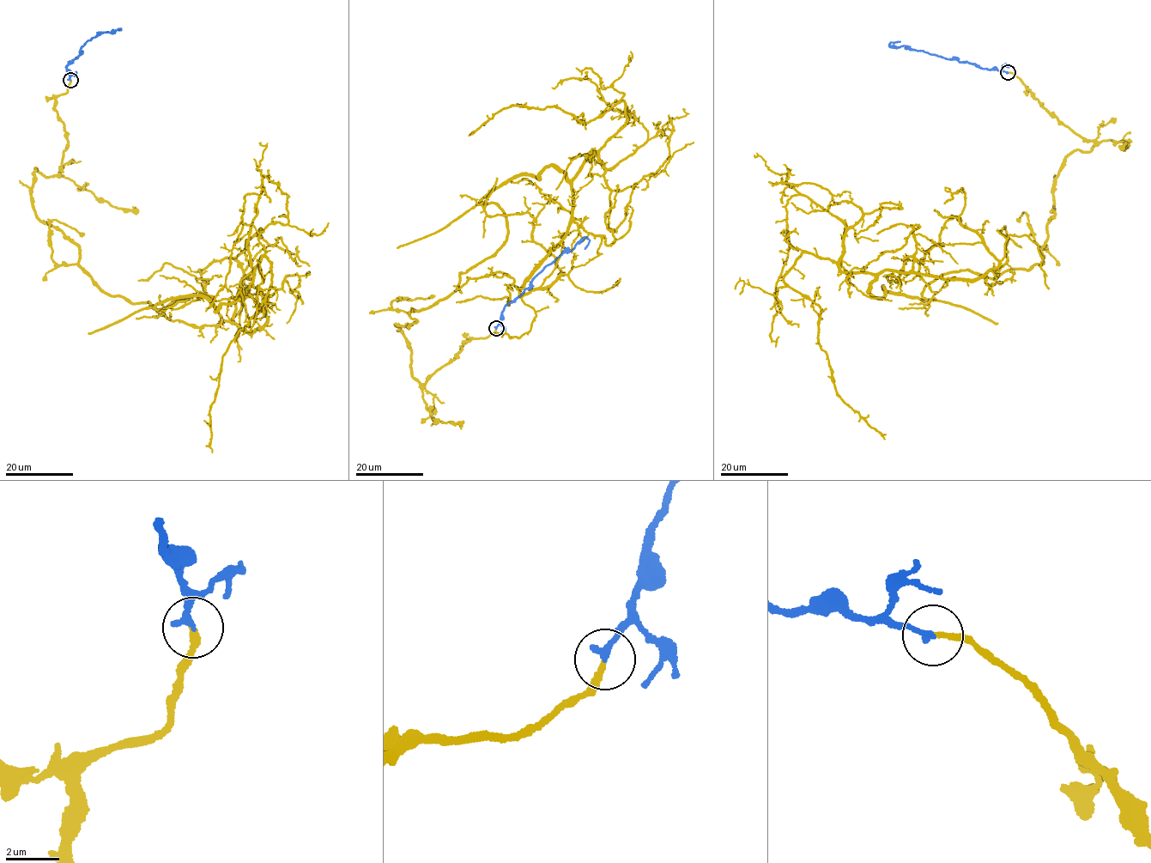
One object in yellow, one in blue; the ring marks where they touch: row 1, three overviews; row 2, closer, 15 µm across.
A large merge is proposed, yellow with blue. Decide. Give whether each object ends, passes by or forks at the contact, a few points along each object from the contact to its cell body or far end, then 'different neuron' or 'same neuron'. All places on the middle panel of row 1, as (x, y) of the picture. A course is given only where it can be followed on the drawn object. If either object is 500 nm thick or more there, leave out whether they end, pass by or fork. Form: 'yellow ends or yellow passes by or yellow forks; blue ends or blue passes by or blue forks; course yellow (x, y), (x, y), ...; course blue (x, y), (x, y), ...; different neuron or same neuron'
yellow ends; blue ends; course yellow (496, 328), (420, 383), (395, 325), (553, 165), (572, 222), (520, 294), (562, 273), (498, 178); course blue (496, 328), (503, 308), (548, 265), (586, 238), (589, 243), (584, 249); same neuron

